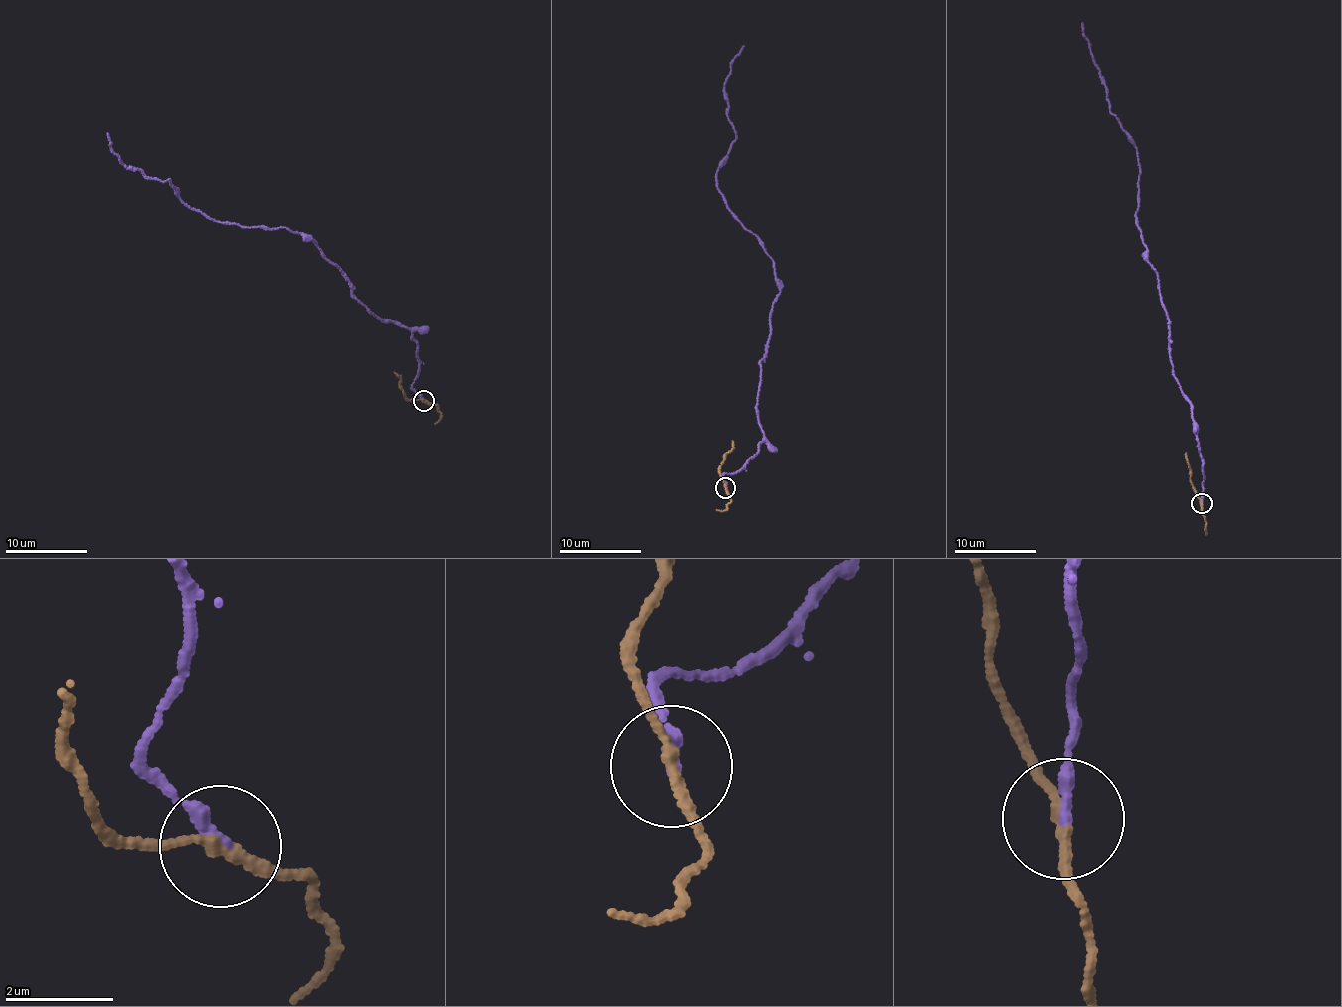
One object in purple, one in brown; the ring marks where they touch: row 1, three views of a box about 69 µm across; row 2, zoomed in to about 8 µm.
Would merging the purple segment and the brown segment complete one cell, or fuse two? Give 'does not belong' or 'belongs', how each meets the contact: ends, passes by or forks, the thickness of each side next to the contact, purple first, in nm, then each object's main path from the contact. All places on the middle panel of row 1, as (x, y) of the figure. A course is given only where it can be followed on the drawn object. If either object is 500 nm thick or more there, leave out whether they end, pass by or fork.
does not belong; purple ends; brown passes by; calibres 240 and 170 nm; course purple (726, 488), (724, 474), (764, 441), (760, 364), (780, 290), (716, 180), (736, 137), (724, 89), (743, 46); course brown (726, 488), (720, 467), (732, 448), (732, 441)

